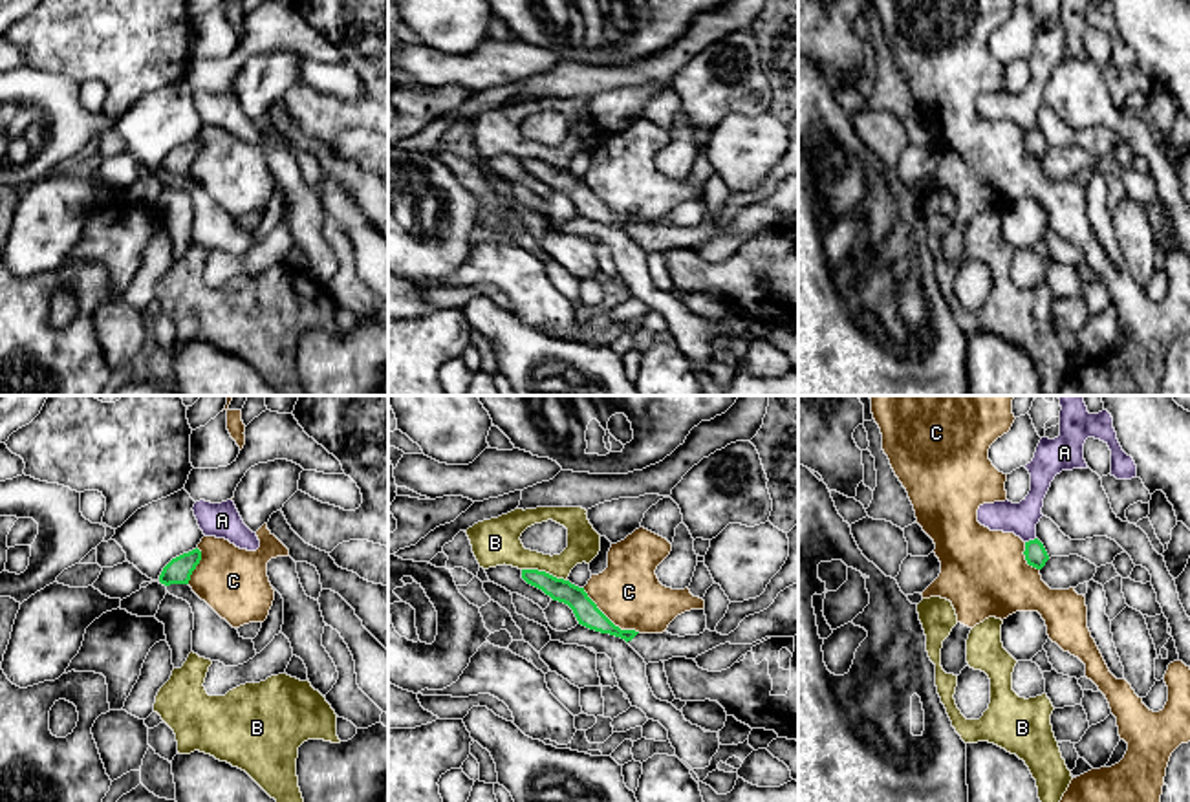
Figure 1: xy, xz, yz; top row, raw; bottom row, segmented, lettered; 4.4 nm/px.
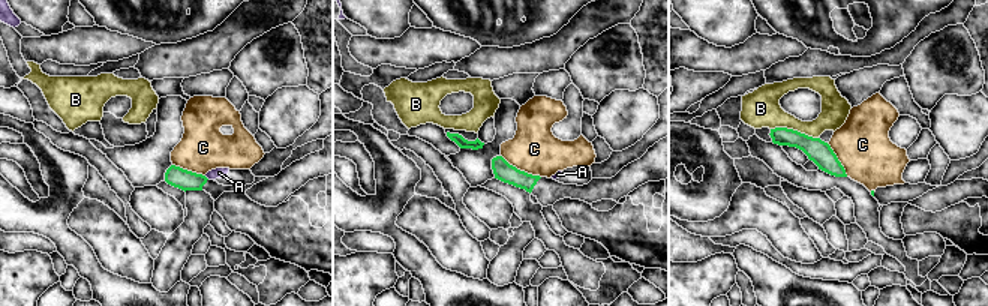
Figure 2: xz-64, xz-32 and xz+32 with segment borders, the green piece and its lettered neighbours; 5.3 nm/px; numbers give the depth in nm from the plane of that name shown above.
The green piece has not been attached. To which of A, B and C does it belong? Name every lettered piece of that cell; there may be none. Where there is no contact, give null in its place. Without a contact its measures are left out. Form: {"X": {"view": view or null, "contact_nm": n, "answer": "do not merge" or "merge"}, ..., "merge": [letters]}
{"A": {"view": "yz", "contact_nm": 50, "answer": "do not merge"}, "B": {"view": "xz", "contact_nm": 200, "answer": "do not merge"}, "C": {"view": "xz", "contact_nm": 320, "answer": "do not merge"}, "merge": []}

